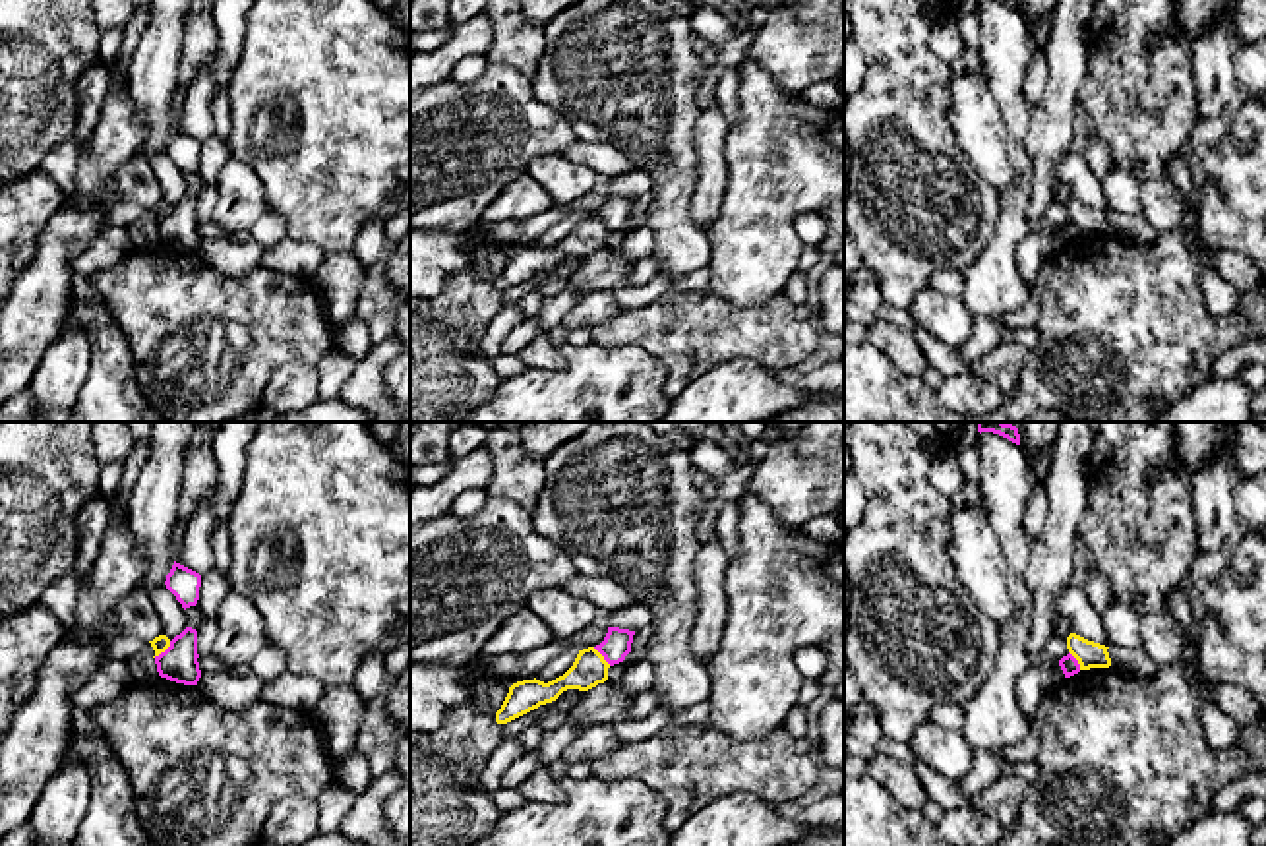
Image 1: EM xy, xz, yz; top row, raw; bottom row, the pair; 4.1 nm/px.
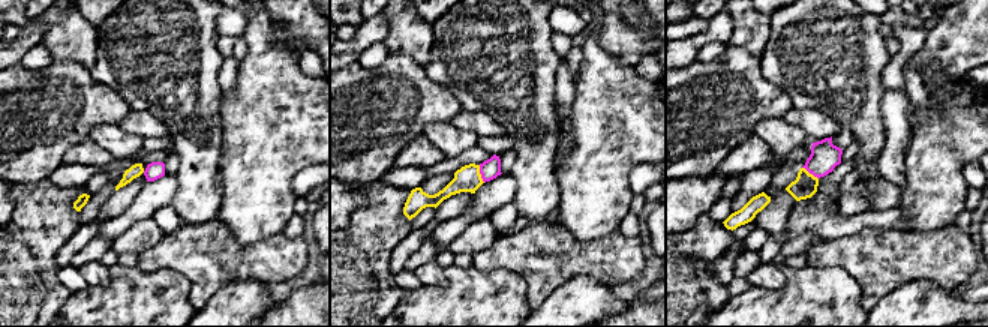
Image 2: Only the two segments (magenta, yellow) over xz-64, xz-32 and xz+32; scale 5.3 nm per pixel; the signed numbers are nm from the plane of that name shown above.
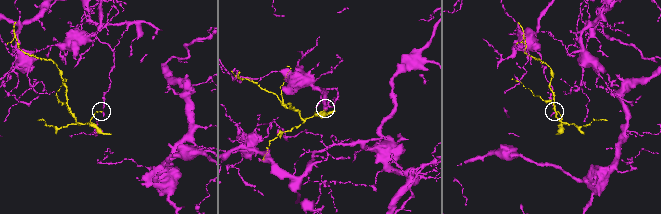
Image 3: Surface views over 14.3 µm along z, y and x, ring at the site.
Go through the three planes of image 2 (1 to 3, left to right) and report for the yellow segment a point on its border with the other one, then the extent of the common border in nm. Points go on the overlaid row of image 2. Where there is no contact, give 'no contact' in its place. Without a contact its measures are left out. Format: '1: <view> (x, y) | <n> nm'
1: no contact
2: xz-32 (480, 173) | 100 nm
3: xz+32 (810, 173) | 110 nm

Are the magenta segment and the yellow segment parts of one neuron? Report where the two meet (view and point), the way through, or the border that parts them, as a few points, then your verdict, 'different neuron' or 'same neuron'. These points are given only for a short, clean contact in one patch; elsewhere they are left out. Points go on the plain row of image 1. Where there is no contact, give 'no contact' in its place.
xy (165, 217) | along xy (171, 208), (153, 223) | different neuron

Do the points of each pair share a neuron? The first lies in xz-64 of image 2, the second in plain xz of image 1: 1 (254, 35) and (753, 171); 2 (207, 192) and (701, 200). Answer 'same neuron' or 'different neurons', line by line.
1: same neuron
2: different neurons

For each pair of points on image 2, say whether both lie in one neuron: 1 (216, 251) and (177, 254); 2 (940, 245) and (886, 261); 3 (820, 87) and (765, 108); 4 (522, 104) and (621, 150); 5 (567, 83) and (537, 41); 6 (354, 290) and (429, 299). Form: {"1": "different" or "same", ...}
{"1": "same", "2": "same", "3": "different", "4": "different", "5": "different", "6": "different"}

